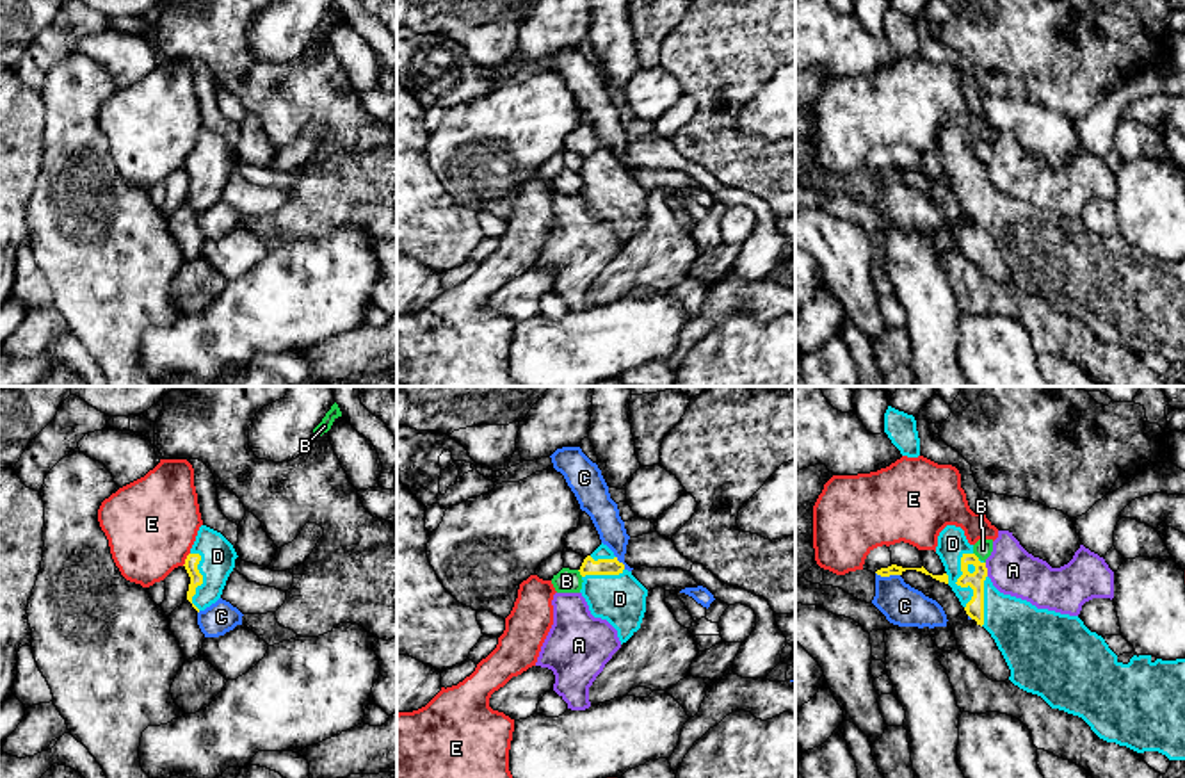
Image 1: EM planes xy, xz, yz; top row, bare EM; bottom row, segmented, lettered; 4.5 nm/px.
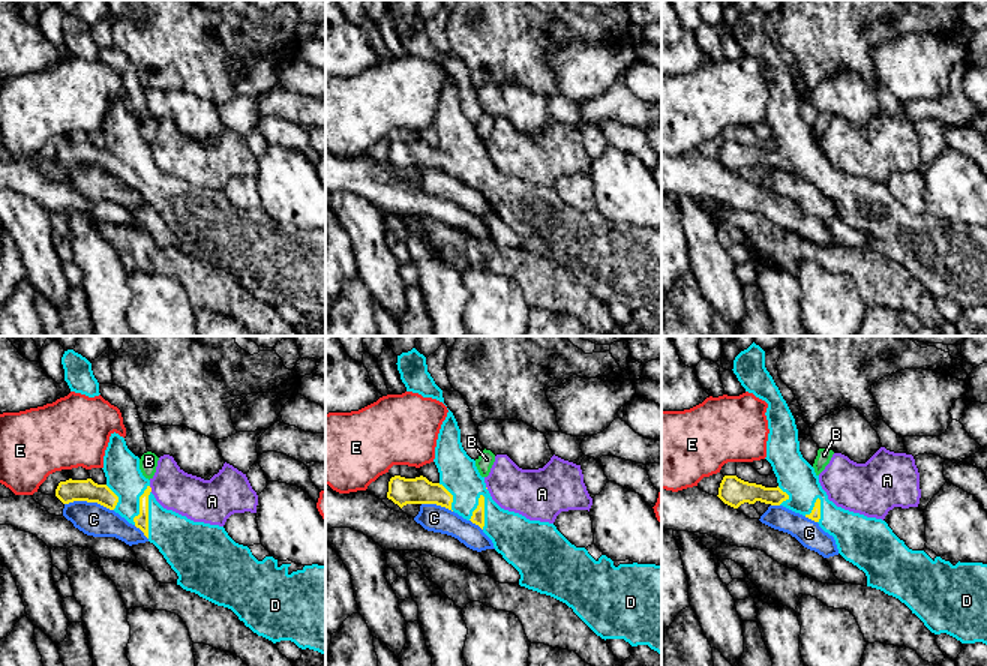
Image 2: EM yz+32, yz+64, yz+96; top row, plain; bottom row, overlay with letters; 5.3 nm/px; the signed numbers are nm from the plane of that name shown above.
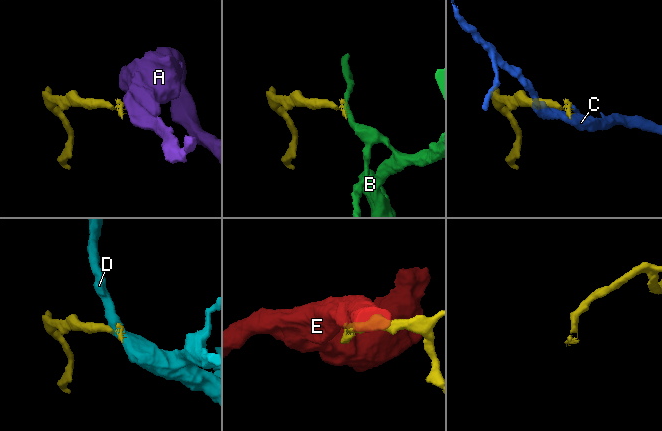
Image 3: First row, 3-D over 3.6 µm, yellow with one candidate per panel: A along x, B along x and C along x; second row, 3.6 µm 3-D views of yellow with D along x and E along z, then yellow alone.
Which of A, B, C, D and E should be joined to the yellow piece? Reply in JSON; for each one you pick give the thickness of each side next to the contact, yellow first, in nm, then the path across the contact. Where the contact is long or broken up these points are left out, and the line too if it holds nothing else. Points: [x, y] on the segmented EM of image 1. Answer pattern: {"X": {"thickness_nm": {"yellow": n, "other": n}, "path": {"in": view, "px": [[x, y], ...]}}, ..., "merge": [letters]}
{"D": {"thickness_nm": {"yellow": 80, "other": 140}, "path": {"in": "yz", "px": [[975, 581], [956, 583], [956, 552], [952, 543]]}}, "merge": ["D"]}

